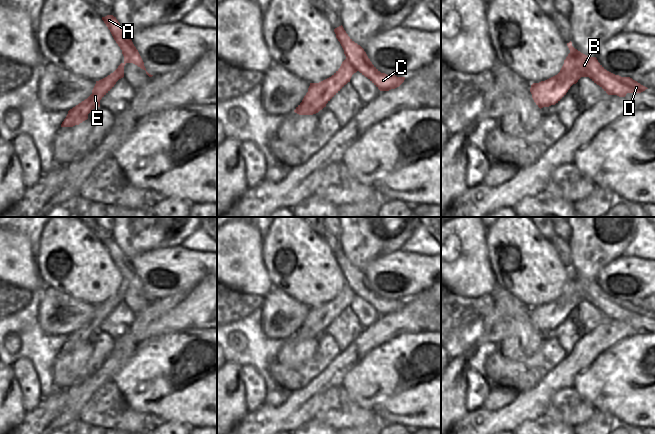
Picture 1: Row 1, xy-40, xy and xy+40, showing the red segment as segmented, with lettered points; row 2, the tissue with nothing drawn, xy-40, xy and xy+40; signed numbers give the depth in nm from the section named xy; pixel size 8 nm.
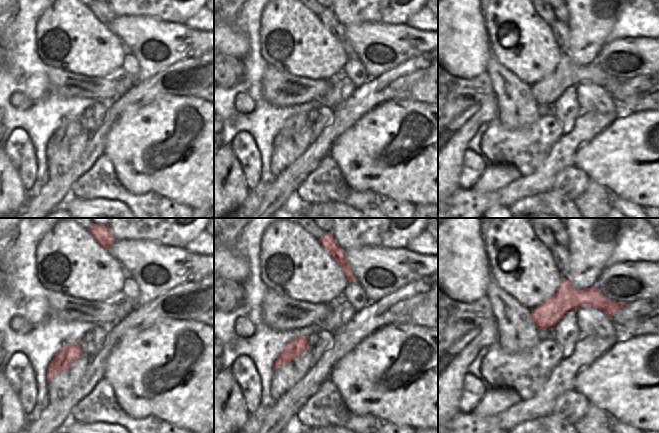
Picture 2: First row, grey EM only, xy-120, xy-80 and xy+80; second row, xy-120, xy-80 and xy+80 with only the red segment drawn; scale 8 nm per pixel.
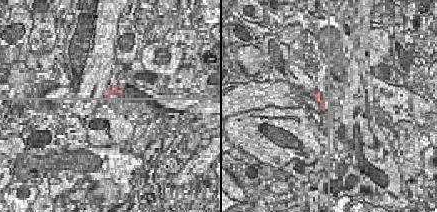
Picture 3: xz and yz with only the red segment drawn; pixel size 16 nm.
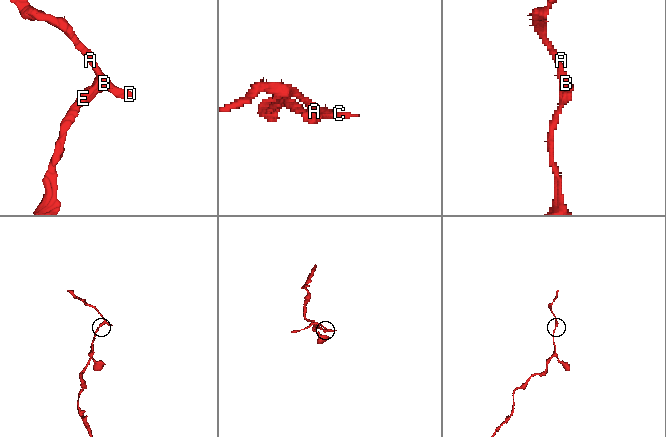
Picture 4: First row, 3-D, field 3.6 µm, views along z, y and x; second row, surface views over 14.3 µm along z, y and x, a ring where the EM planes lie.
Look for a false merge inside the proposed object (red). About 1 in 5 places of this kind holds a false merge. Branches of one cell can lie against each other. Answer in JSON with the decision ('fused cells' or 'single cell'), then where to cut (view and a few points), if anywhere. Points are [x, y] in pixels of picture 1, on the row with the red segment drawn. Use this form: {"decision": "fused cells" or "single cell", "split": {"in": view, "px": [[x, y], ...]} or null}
{"decision": "fused cells", "split": {"in": "xy+40", "px": [[570, 52], [575, 56], [575, 75], [572, 84]]}}

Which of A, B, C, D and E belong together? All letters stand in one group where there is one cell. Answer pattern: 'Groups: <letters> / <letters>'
Groups: A B C D / E

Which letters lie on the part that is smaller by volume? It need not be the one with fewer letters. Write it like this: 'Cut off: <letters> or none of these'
Cut off: A, B, C, D

